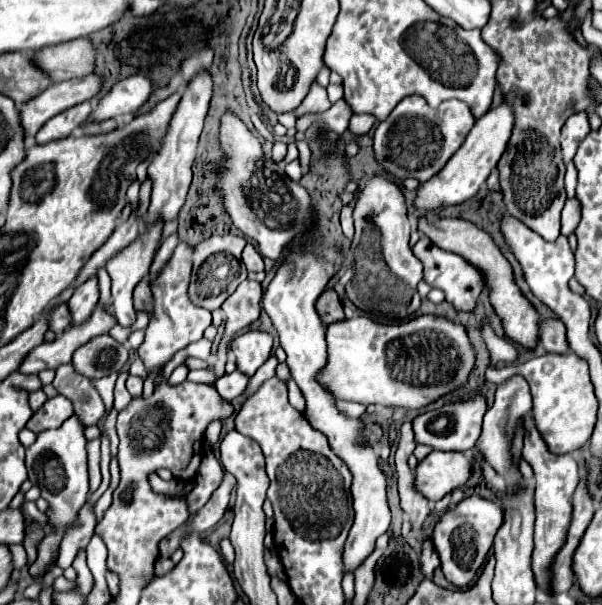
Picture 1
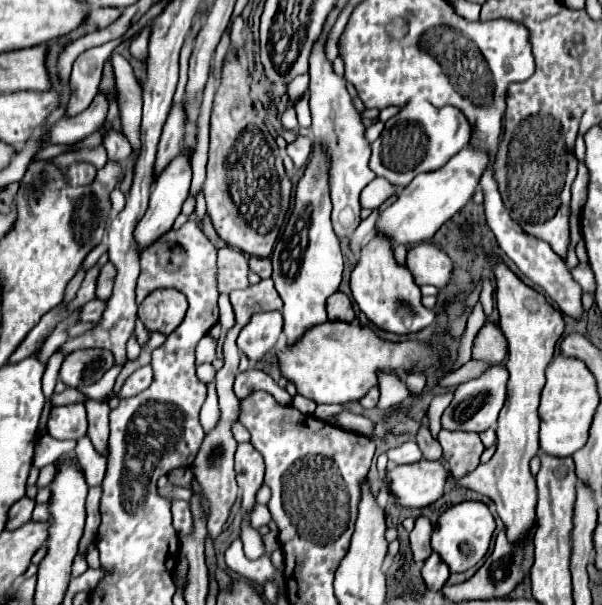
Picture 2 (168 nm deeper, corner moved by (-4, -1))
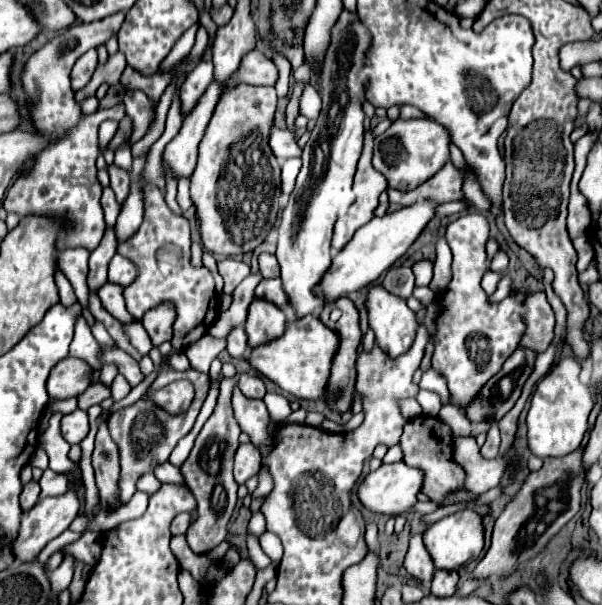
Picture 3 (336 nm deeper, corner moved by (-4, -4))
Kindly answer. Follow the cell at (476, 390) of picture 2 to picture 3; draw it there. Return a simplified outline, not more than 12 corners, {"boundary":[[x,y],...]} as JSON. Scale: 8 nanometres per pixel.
{"boundary":[[517,349],[463,407],[471,423],[499,423],[521,395],[535,353]]}

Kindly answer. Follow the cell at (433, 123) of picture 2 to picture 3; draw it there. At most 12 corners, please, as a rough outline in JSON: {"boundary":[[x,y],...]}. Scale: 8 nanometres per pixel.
{"boundary":[[397,119],[375,137],[373,167],[409,191],[449,161],[435,119]]}

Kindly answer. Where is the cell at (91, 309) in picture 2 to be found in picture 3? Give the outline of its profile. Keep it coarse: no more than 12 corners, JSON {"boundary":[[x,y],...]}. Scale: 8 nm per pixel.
{"boundary":[[105,283],[97,291],[103,305],[123,325],[135,323],[127,313],[123,287]]}

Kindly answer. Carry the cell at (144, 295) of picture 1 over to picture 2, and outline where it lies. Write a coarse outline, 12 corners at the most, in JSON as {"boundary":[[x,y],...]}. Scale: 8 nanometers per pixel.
{"boundary":[[175,288],[153,290],[139,304],[151,332],[171,334],[187,312]]}

